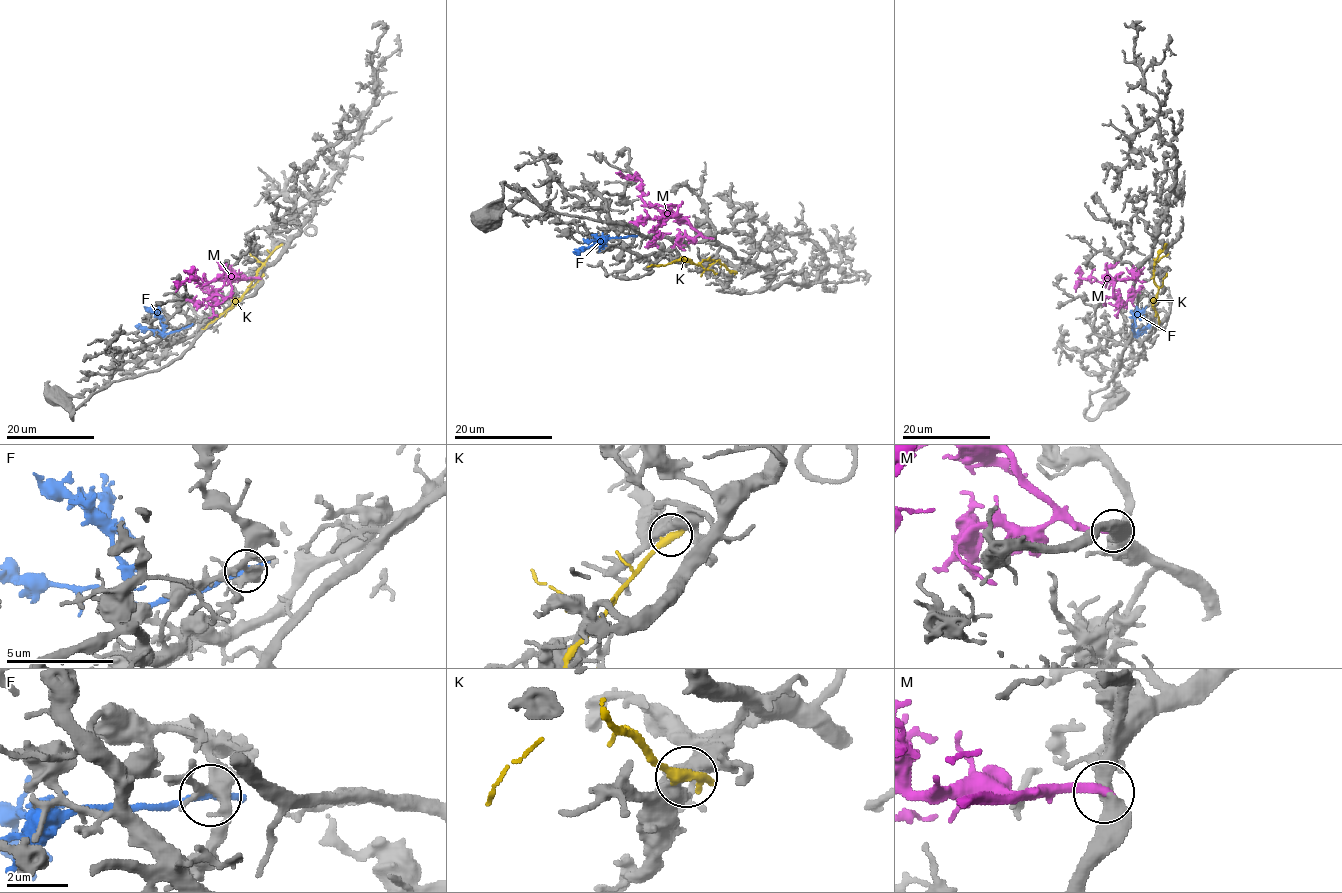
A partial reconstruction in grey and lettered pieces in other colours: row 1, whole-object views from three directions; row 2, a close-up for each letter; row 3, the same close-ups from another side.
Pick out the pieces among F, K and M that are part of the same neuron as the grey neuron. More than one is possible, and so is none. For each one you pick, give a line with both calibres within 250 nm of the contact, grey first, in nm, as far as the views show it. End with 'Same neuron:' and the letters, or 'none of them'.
M: calibres 400 and 320 nm
Same neuron: M

